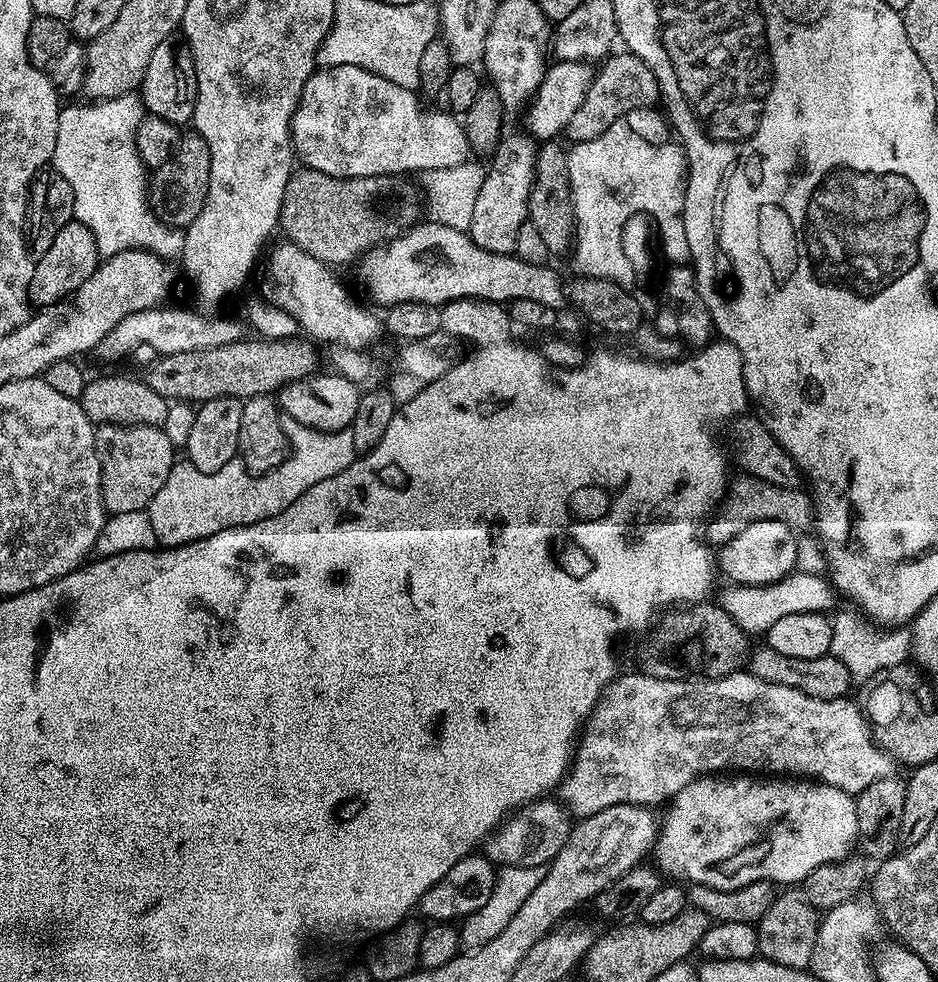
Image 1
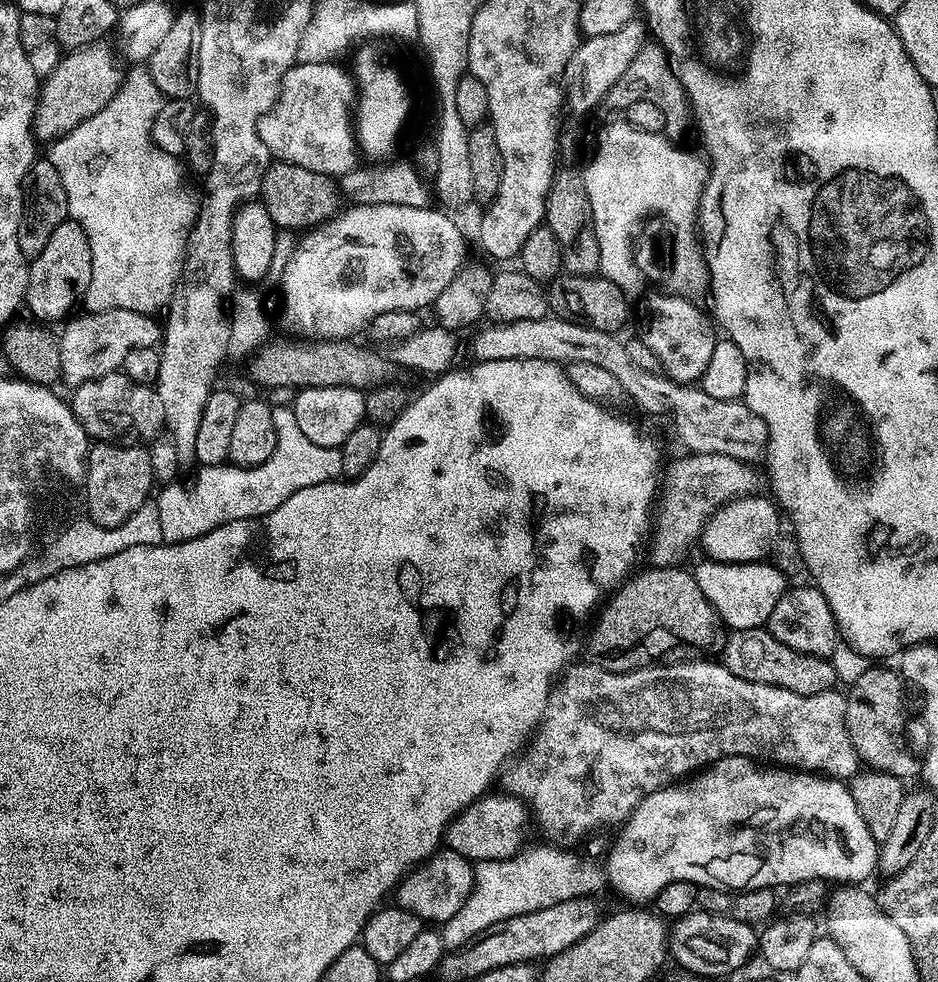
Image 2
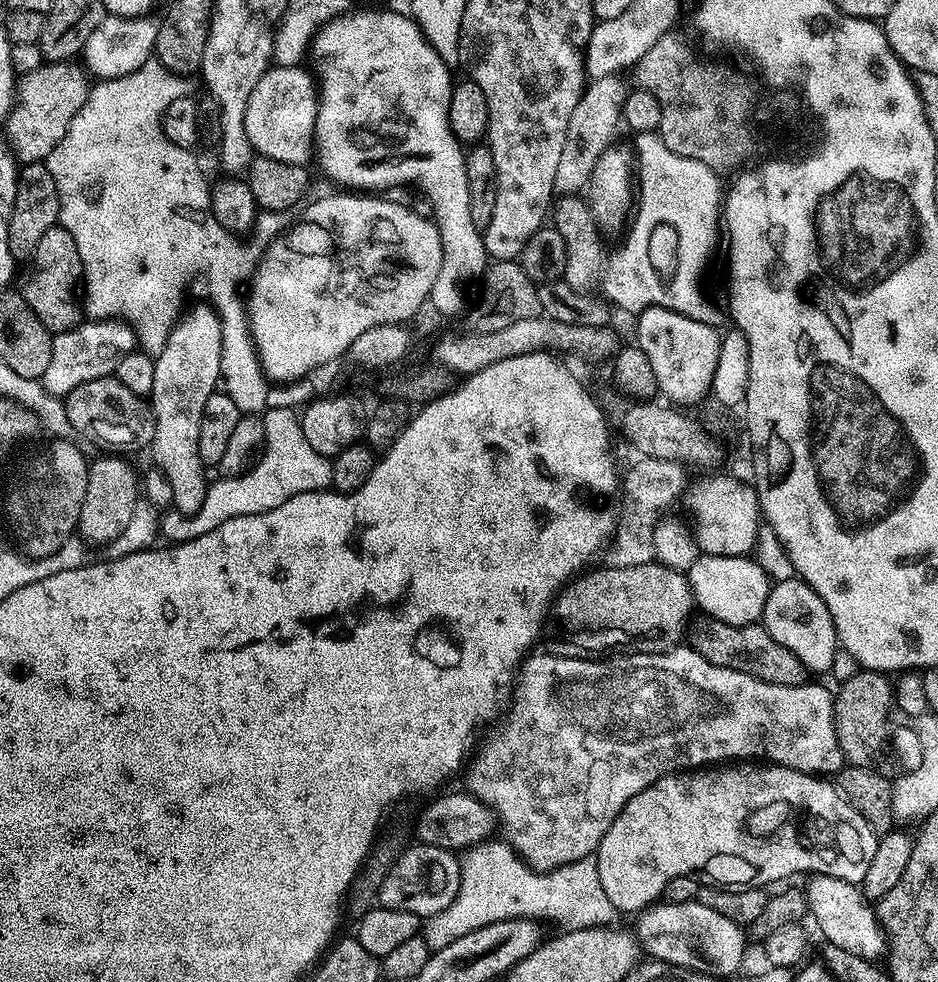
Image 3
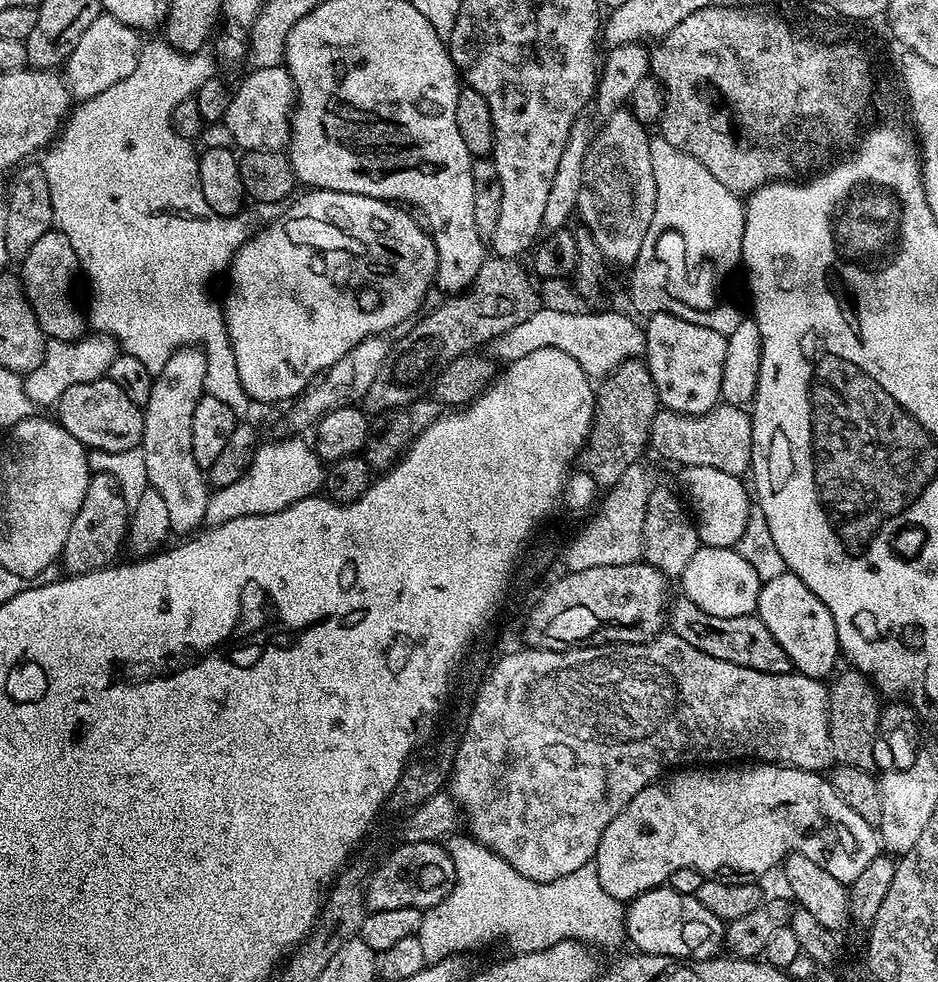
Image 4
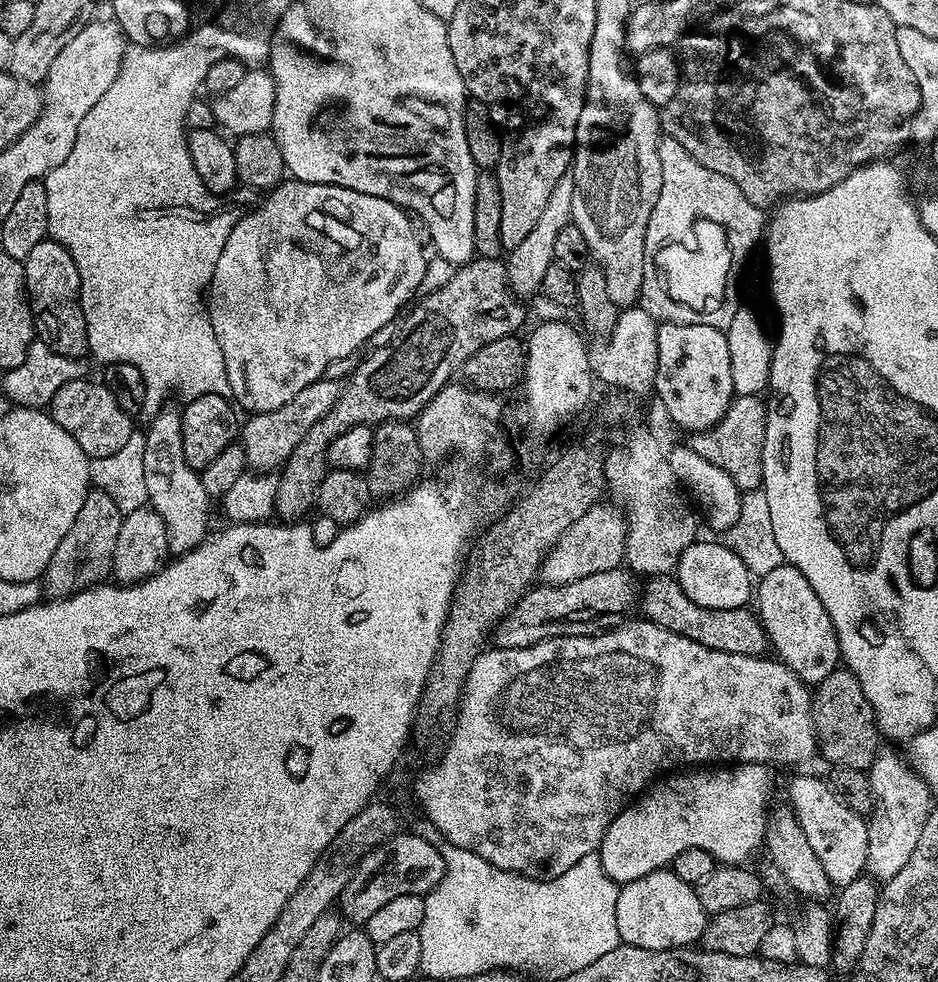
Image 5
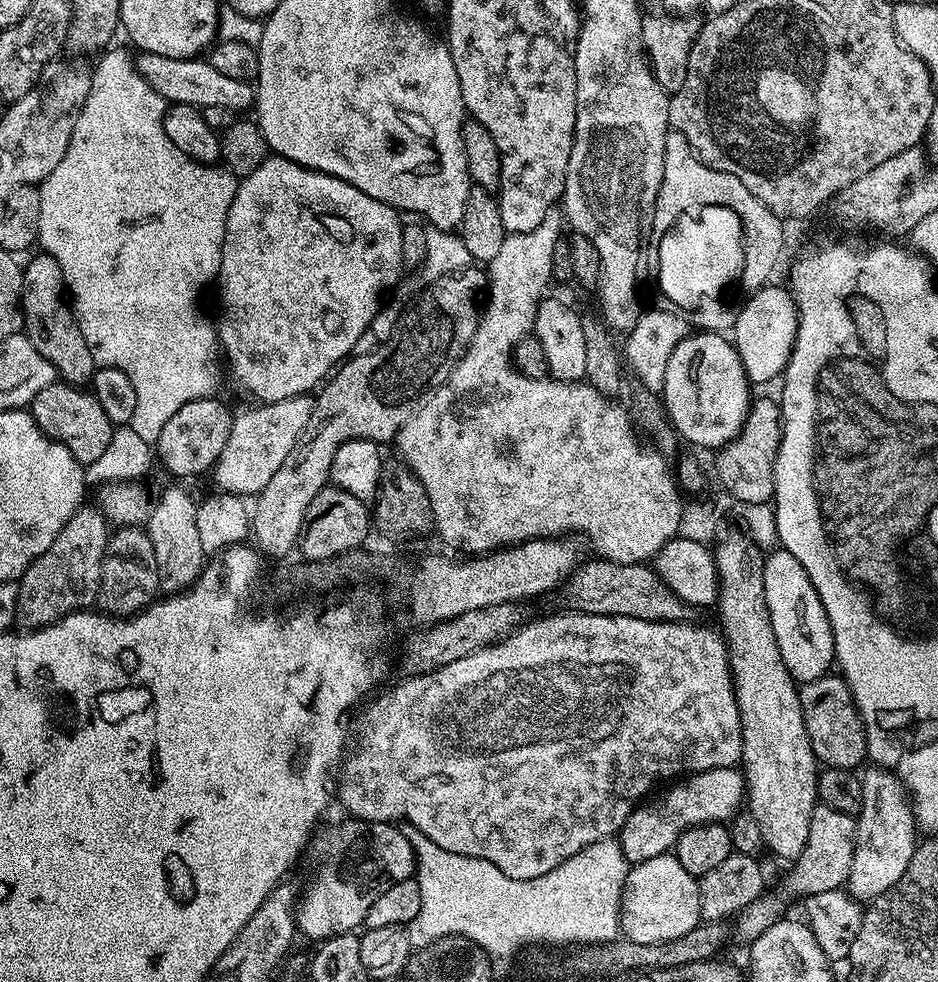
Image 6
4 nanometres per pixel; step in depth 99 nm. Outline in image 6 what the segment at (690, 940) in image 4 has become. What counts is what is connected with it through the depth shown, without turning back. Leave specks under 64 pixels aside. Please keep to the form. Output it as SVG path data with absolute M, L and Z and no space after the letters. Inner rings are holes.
M675 854L655 856L629 867L624 893L620 899L620 930L623 939L632 944L661 944L682 938L682 934L690 934L690 930L694 930L694 926L701 922L699 879L692 876L690 870L683 868Z

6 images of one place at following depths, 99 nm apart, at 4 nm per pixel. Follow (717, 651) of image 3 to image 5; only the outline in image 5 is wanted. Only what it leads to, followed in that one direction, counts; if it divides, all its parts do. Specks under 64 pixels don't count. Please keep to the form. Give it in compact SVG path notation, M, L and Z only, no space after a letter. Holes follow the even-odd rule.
M675 575L654 576L645 579L642 591L638 596L639 611L644 611L643 619L649 624L657 624L674 634L682 634L682 638L690 638L690 642L698 642L698 646L710 646L710 650L722 650L726 654L742 654L743 656L763 657L769 651L768 635L764 632L764 626L755 611L748 612L747 607L734 610L718 610L698 606L683 590Z

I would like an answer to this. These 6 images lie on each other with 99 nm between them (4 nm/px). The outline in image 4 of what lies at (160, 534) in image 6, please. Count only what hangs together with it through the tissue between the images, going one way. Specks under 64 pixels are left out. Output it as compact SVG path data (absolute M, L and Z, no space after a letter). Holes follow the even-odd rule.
M199 347L180 348L166 362L162 371L155 373L150 390L150 402L143 405L146 474L151 488L166 502L169 526L180 538L195 533L204 524L210 495L205 469L194 462L190 437L194 430L194 406L205 395L206 362ZM197 527L197 528L196 528ZM196 528L196 529L195 529ZM188 532L188 533L187 533Z

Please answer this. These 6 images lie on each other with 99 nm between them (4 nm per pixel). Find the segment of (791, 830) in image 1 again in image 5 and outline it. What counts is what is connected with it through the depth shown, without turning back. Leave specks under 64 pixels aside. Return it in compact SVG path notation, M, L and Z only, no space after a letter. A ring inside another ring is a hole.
M735 763L718 769L690 770L688 774L676 772L659 779L610 822L598 849L602 870L613 883L623 886L669 867L678 854L690 849L706 850L717 863L726 866L747 865L759 848L761 851L764 829L770 819L768 799L772 796L772 776L768 771L763 764ZM796 776L788 792L792 795L791 807L806 834L806 842L810 842L810 850L814 850L818 862L822 862L822 870L826 870L833 885L843 886L865 875L868 867L868 826L865 817L847 808L833 794L827 779L821 777L819 780L816 776Z

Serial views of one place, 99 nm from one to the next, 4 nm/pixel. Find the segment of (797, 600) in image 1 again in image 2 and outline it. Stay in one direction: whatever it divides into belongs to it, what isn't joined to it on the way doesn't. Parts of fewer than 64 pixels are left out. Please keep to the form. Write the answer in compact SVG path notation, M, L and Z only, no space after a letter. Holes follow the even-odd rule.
M709 559L703 563L694 568L694 575L698 590L706 594L717 617L732 630L765 627L774 606L778 606L786 591L786 577L777 565L772 562L727 564Z

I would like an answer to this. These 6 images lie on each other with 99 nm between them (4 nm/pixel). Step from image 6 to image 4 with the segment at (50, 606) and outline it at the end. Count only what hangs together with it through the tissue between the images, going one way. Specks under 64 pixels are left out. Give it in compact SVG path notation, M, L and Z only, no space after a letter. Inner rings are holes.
M100 472L89 475L86 498L82 498L82 507L78 510L77 516L74 517L74 522L70 526L70 534L66 538L62 557L63 571L73 576L81 576L99 568L109 567L117 559L115 556L119 554L120 547L125 547L126 537L129 533L129 517L130 507L123 500L123 495L115 482L115 478Z

